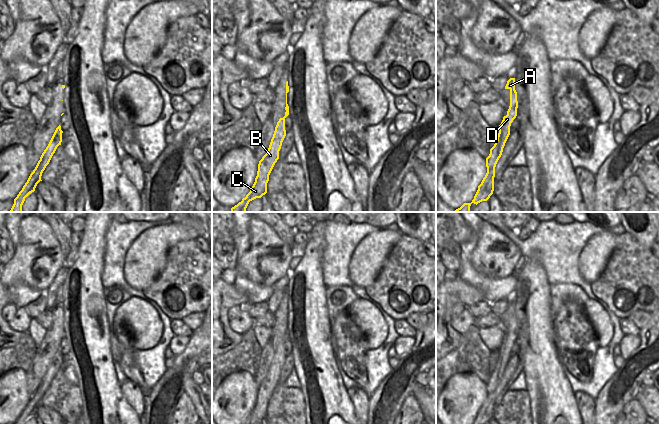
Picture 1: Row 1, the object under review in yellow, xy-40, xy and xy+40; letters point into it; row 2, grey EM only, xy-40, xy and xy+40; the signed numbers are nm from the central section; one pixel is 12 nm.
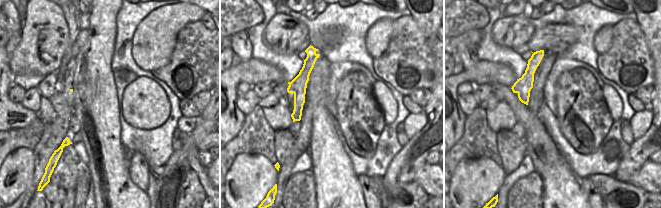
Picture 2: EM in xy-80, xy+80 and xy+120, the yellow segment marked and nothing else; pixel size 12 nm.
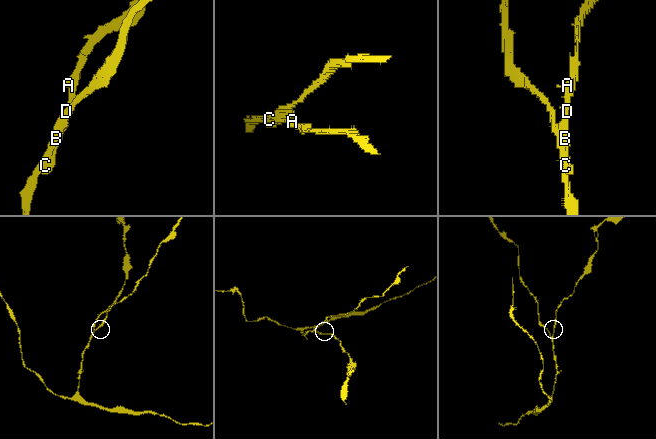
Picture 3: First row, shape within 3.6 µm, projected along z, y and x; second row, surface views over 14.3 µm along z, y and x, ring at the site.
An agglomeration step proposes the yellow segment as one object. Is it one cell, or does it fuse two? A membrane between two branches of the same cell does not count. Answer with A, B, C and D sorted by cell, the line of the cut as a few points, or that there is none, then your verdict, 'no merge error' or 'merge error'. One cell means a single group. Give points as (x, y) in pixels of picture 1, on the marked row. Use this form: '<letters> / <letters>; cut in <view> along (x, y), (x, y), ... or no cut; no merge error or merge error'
A B D / C; cut in xy along (262, 157), (266, 164), (273, 165); merge error

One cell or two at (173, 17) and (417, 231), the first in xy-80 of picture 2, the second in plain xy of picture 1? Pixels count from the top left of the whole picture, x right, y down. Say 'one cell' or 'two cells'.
two cells

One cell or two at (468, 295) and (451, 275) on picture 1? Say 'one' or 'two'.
two

